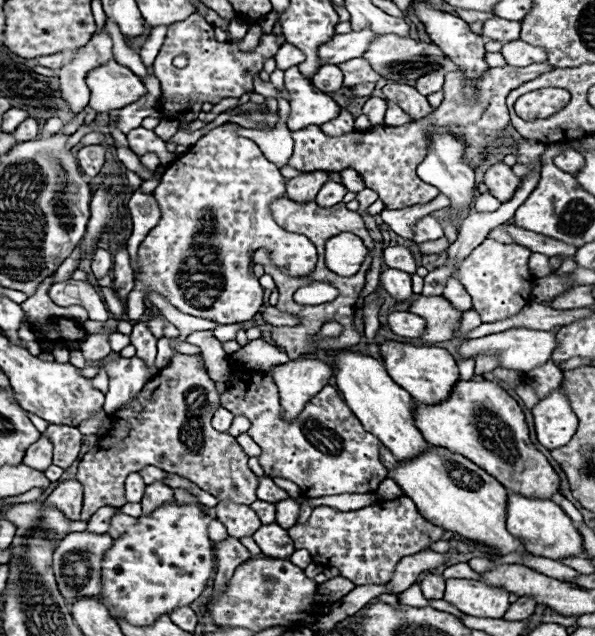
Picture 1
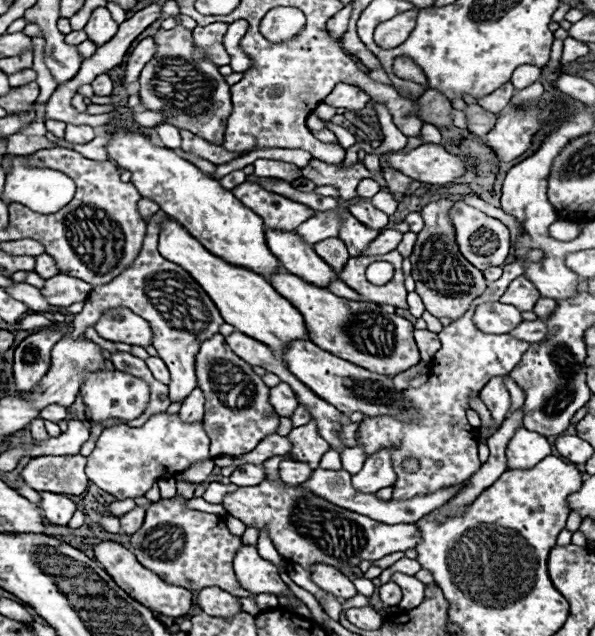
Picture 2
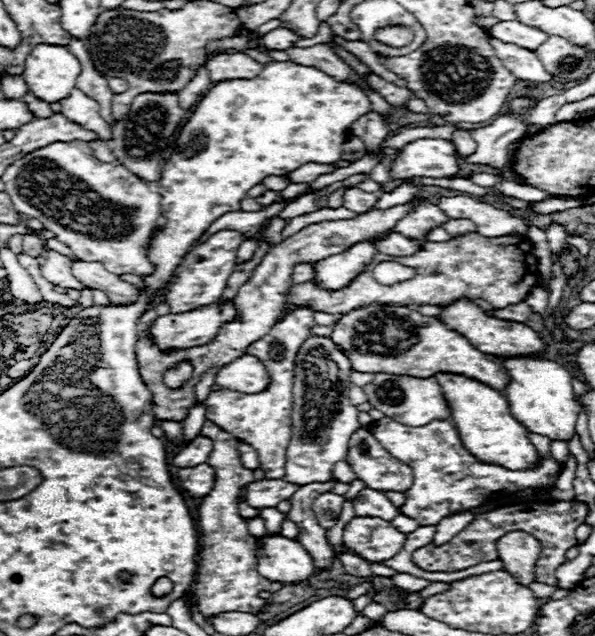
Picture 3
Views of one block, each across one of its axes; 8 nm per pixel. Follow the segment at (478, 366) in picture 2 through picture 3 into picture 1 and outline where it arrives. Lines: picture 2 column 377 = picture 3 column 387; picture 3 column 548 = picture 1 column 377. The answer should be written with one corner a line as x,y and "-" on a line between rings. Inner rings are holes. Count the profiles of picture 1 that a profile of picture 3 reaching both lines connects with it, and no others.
230,360
230,374
224,380
226,390
220,394
220,402
234,416
246,416
250,420
248,434
262,448
258,458
270,478
280,476
292,480
302,492
308,492
308,498
376,492
378,484
388,478
388,470
378,458
380,440
362,428
336,388
324,386
304,406
298,418
284,420
272,368
250,370
234,366

